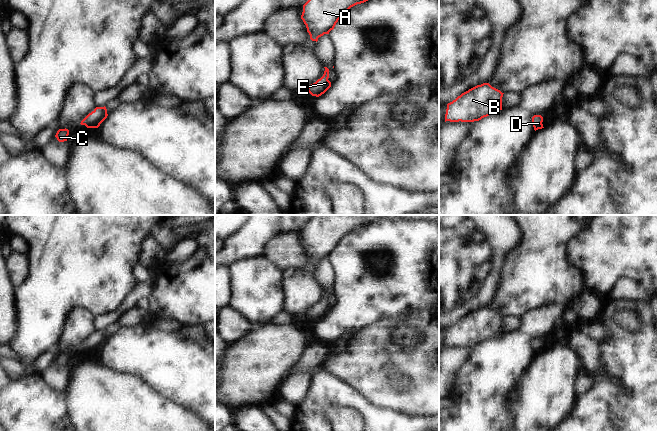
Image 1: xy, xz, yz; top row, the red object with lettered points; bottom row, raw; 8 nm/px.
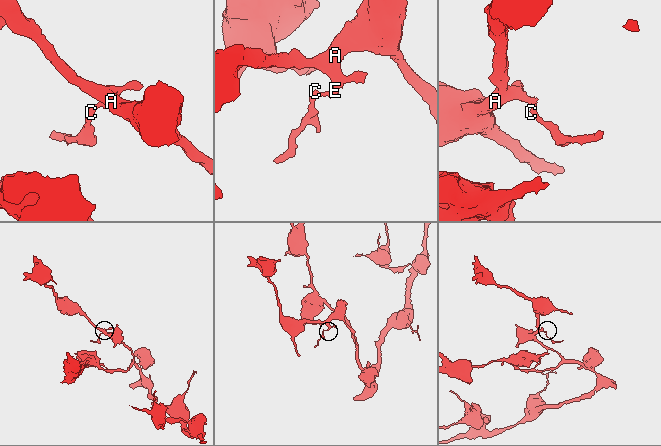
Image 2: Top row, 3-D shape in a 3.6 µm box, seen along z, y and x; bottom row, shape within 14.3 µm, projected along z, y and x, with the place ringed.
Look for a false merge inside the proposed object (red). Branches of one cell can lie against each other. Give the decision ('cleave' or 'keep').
keep

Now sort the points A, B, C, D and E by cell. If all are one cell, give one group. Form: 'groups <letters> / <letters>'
groups A B C D E

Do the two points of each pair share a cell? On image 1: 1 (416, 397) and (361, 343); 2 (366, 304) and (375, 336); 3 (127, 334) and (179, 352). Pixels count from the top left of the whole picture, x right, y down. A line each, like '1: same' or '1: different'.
1: same
2: different
3: same

